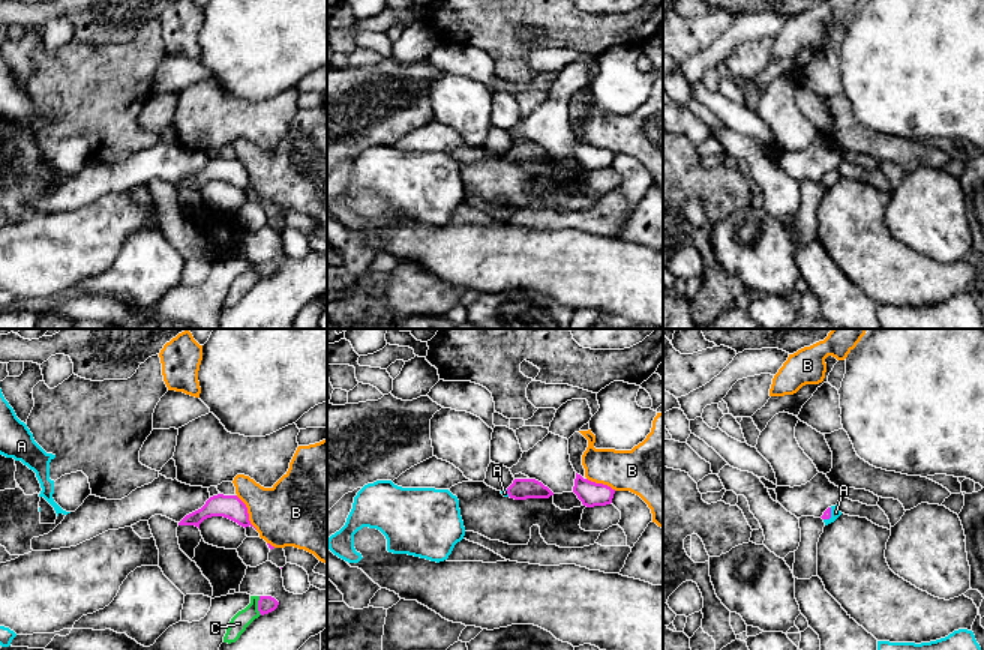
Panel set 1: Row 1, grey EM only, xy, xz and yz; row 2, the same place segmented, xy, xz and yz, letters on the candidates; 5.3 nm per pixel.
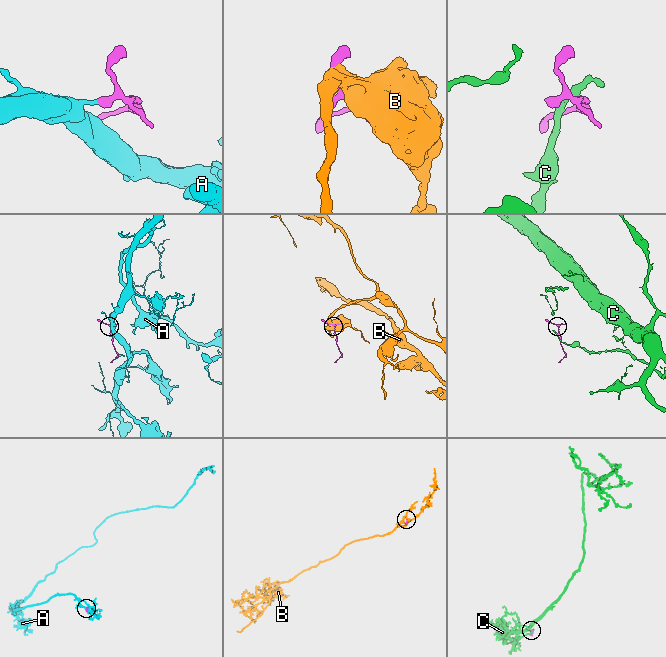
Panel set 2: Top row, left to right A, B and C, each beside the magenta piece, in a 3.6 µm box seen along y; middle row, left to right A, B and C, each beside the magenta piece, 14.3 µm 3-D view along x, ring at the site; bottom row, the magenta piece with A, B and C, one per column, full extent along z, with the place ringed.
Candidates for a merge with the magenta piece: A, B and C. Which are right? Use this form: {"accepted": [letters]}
{"accepted": ["A"]}

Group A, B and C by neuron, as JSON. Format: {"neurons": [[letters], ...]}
{"neurons": [["A"], ["B"], ["C"]]}

